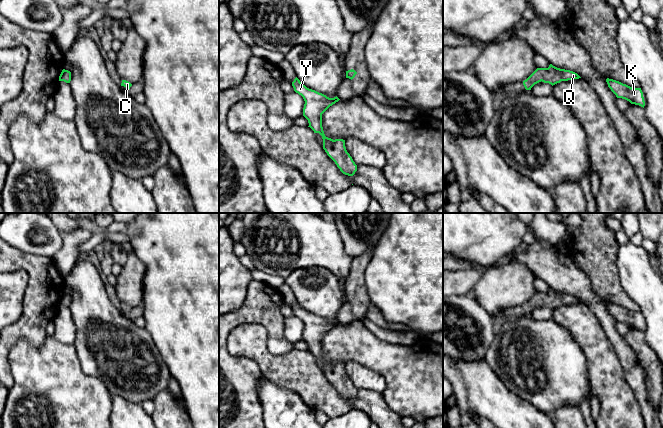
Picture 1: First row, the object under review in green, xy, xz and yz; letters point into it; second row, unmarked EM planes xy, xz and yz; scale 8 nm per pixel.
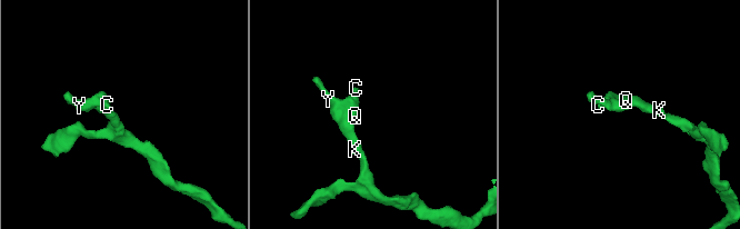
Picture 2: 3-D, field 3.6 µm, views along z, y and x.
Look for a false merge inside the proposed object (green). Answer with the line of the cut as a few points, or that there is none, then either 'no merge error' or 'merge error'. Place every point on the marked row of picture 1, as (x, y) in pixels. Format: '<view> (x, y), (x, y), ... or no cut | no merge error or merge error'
no cut | no merge error

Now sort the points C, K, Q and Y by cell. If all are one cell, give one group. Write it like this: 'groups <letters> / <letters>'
groups C K Q Y

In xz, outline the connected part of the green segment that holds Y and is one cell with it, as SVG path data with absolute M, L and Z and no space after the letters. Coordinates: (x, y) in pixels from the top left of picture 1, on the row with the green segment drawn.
M296 77L292 82L294 91L301 95L305 101L303 116L308 120L314 133L319 133L323 139L323 149L335 162L340 171L348 176L353 176L357 171L357 165L353 161L345 147L345 140L331 139L325 136L322 127L322 114L340 99L336 96L329 98L315 90L307 88Z

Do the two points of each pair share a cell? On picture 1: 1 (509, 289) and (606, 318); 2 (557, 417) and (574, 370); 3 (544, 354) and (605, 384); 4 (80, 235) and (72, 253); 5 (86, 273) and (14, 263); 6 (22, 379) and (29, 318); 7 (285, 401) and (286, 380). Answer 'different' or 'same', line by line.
1: different
2: different
3: different
4: same
5: different
6: different
7: different

